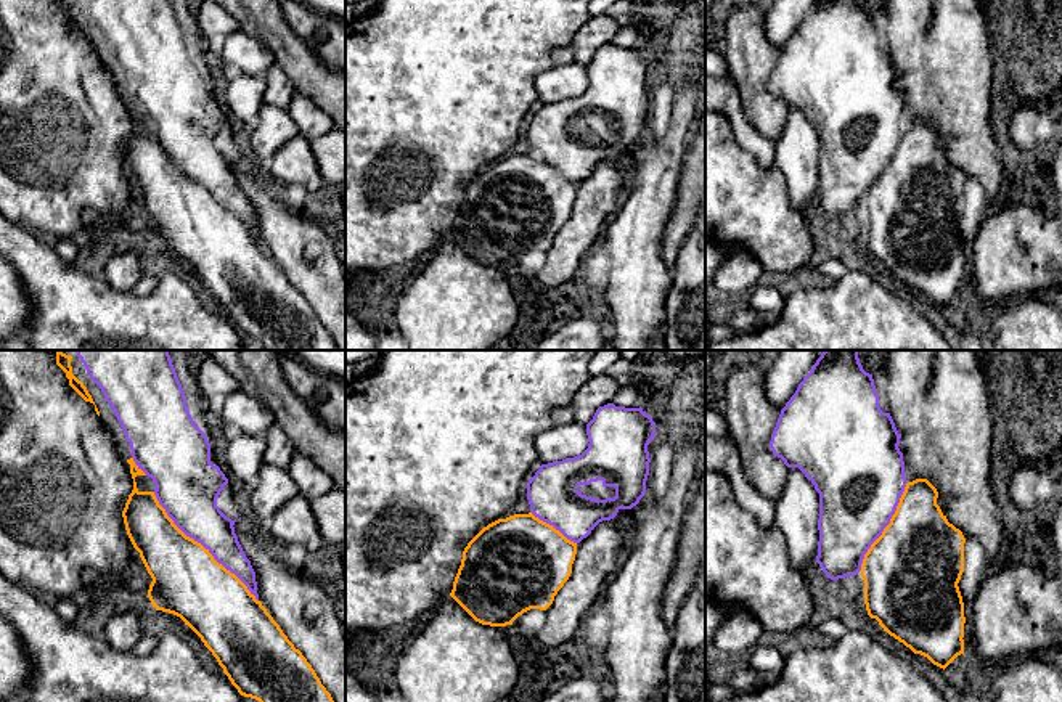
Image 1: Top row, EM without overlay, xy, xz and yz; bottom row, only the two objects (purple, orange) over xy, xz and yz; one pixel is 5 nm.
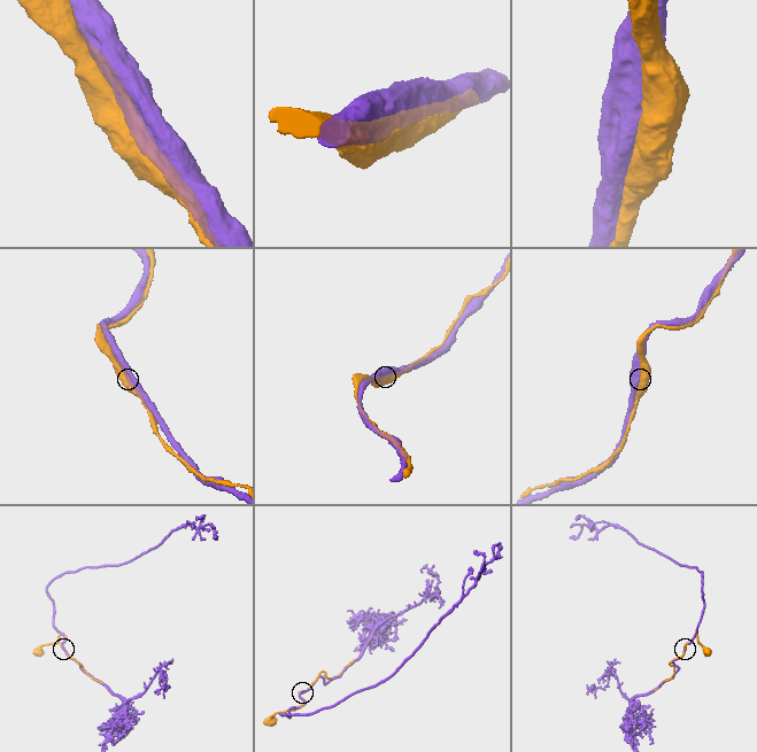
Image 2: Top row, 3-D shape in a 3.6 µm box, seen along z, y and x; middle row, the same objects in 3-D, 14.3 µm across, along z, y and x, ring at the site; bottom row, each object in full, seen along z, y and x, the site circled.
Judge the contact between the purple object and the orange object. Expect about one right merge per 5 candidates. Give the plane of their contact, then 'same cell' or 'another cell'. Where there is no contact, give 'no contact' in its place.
meets purple in xy; same cell

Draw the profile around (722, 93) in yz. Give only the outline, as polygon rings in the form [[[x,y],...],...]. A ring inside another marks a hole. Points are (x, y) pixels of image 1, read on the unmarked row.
[[[729,72],[718,79],[705,76],[705,108],[723,111],[739,145],[752,153],[765,170],[774,167],[774,143],[747,120],[736,82]]]

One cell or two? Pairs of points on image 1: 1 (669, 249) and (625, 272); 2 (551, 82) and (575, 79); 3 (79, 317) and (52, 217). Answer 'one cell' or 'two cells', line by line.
1: two cells
2: one cell
3: two cells

